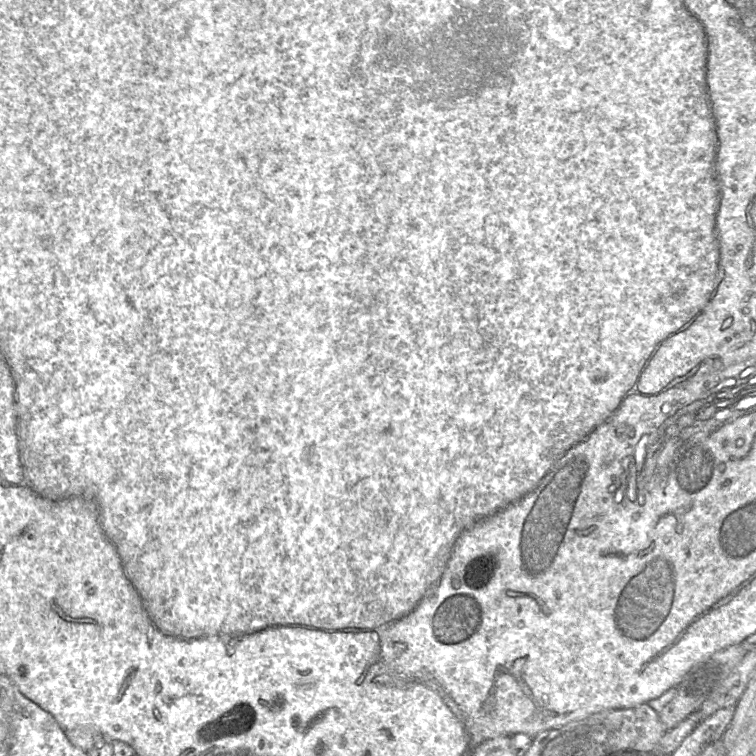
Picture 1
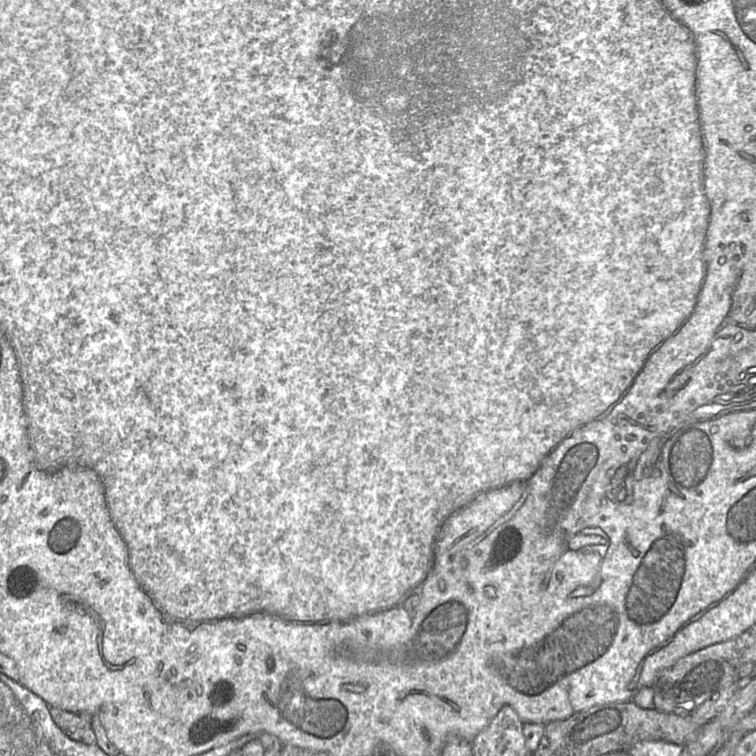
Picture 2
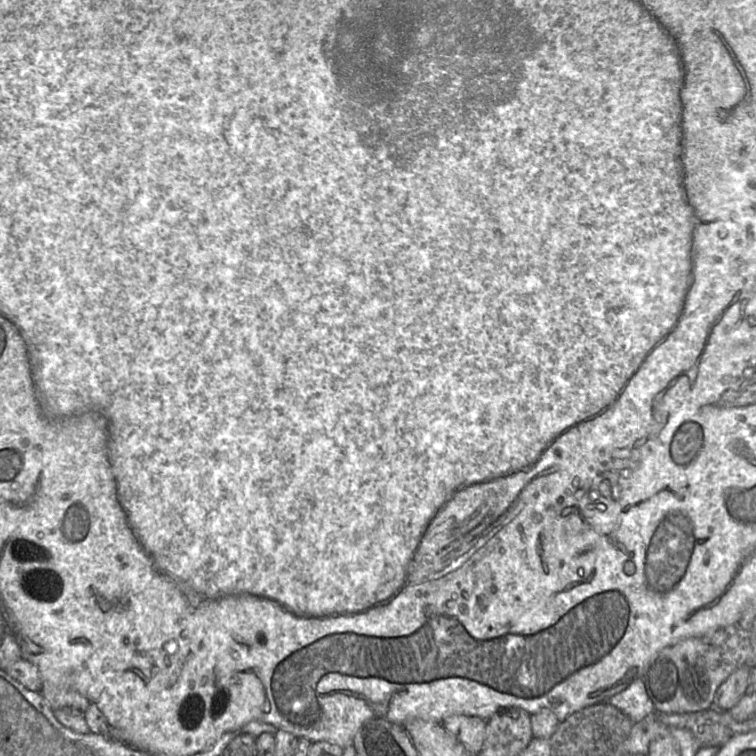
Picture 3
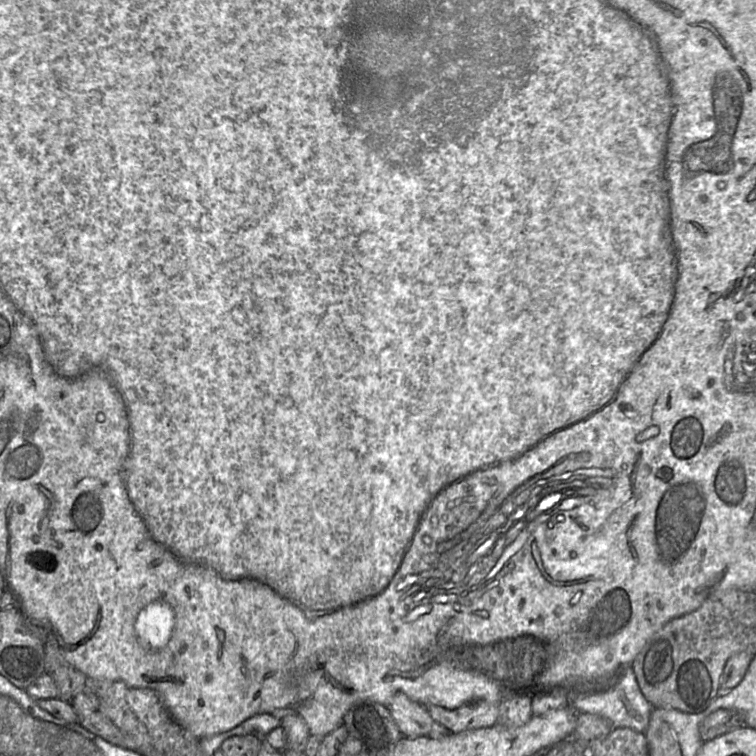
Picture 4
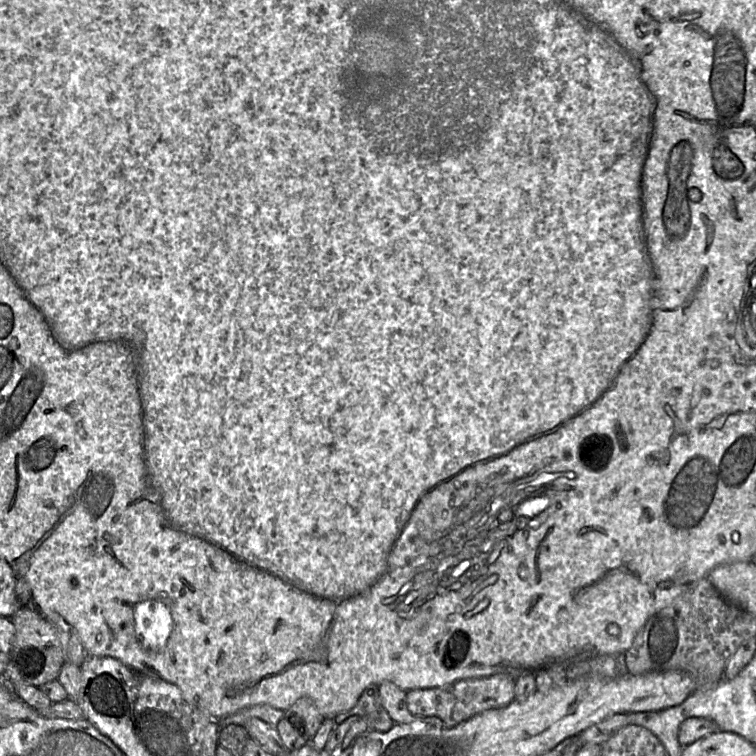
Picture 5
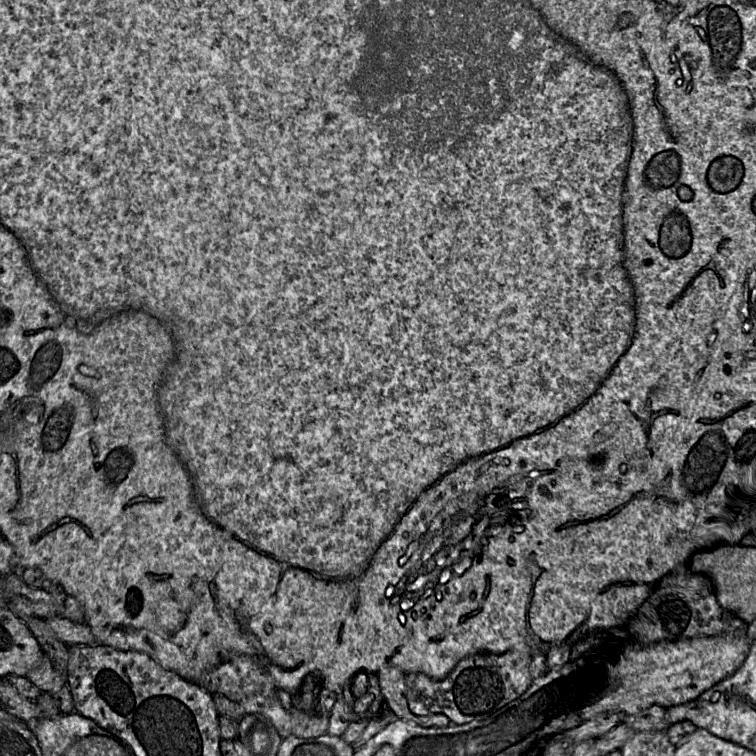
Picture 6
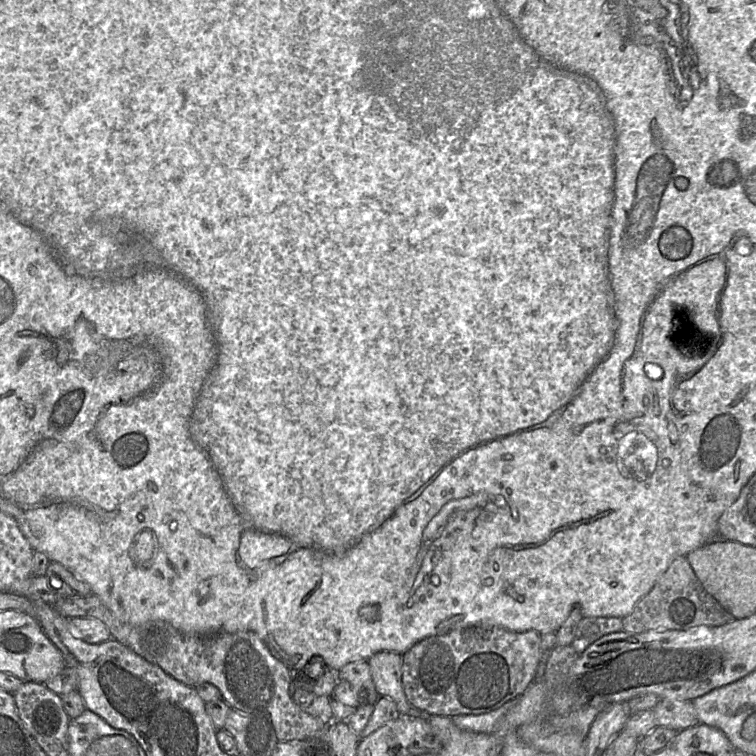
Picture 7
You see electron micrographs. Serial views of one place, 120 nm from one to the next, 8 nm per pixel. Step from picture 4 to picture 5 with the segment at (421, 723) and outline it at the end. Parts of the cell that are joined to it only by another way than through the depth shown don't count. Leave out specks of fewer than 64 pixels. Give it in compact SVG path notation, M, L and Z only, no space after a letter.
M384 681L378 685L381 701L395 723L410 724L412 722L445 726L441 719L433 716L415 716L407 707L406 692L393 682Z

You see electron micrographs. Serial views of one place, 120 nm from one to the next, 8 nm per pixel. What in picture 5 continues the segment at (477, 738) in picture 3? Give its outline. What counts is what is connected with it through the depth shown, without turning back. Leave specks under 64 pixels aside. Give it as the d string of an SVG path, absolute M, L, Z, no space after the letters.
M499 673L489 677L460 680L445 687L407 690L407 707L415 716L438 717L446 727L454 727L479 713L509 705L515 698L516 676Z

